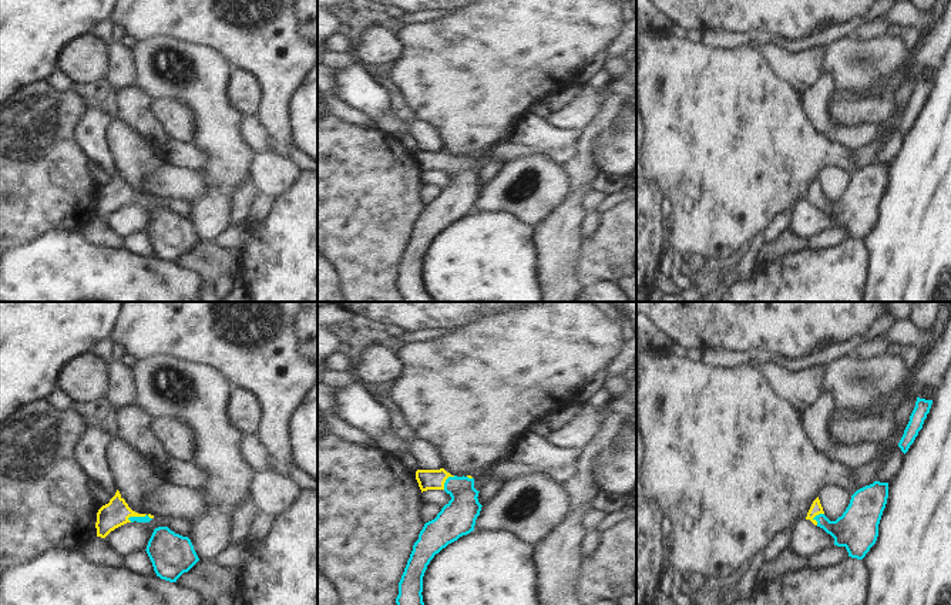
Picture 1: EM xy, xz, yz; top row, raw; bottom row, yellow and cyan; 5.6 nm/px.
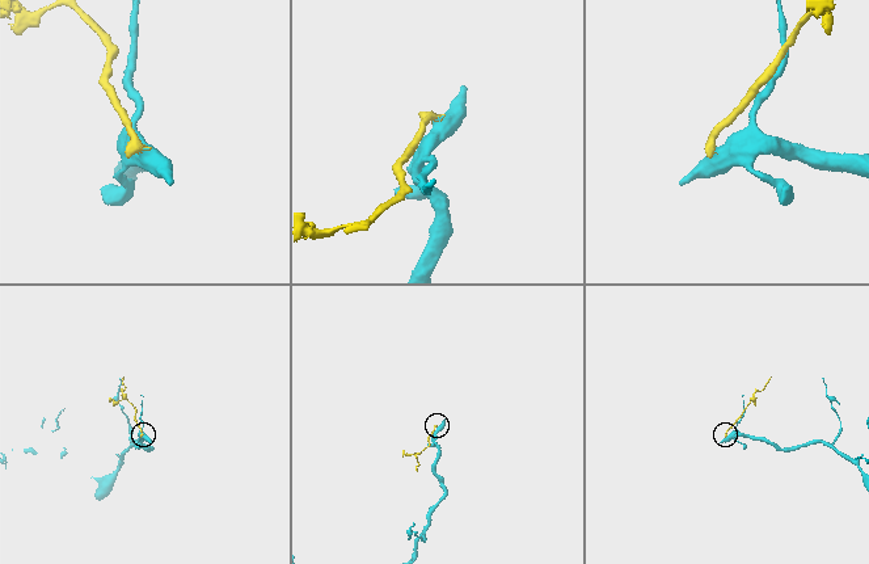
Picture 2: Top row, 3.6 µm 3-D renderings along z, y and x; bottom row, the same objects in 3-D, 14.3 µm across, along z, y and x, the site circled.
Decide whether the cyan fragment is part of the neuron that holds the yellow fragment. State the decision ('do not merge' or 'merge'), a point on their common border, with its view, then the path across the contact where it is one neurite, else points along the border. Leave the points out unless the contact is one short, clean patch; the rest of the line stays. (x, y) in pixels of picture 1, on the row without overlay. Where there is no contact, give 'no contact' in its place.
merge | yz (815, 197) | across yz (816, 190), (815, 197), (830, 208), (856, 211)

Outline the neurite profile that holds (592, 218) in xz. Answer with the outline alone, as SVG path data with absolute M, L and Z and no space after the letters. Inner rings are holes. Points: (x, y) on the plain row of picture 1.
M595 211L587 212L587 216L582 222L584 236L587 236L592 229L595 229L599 221L601 221L601 214Z

